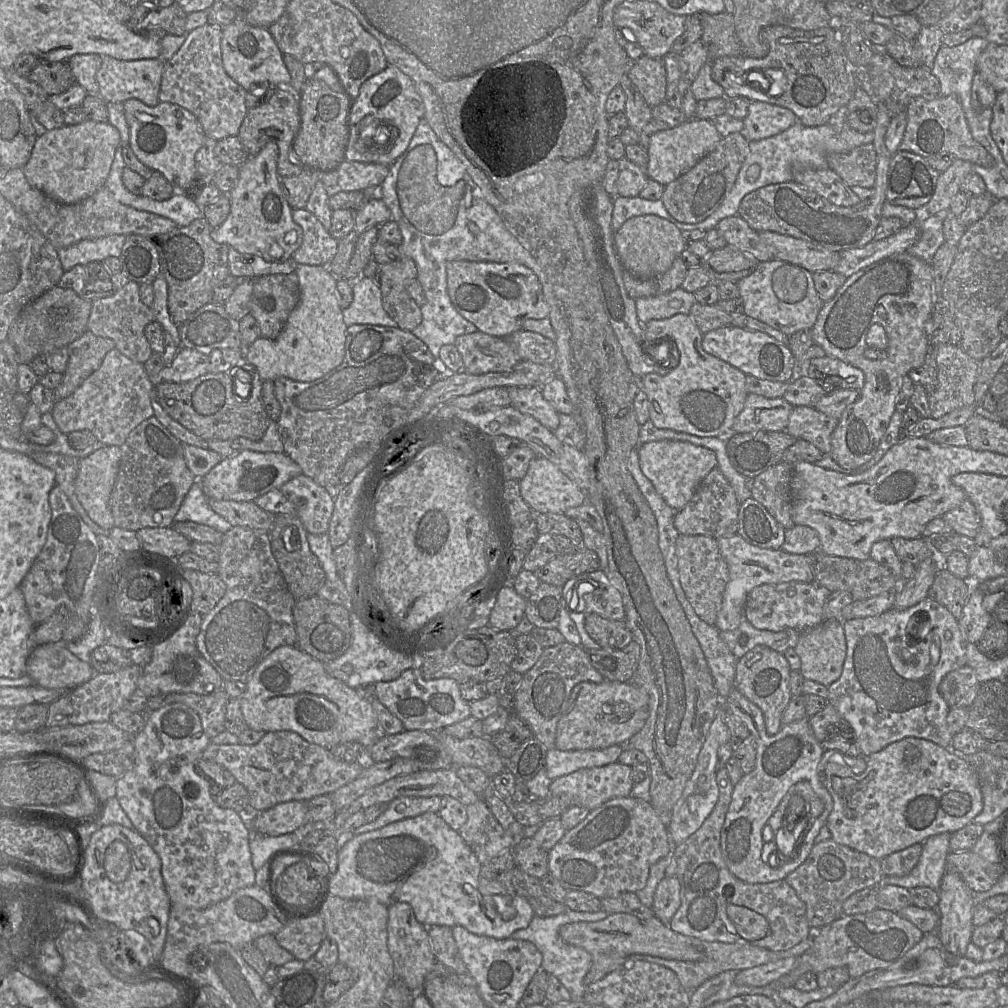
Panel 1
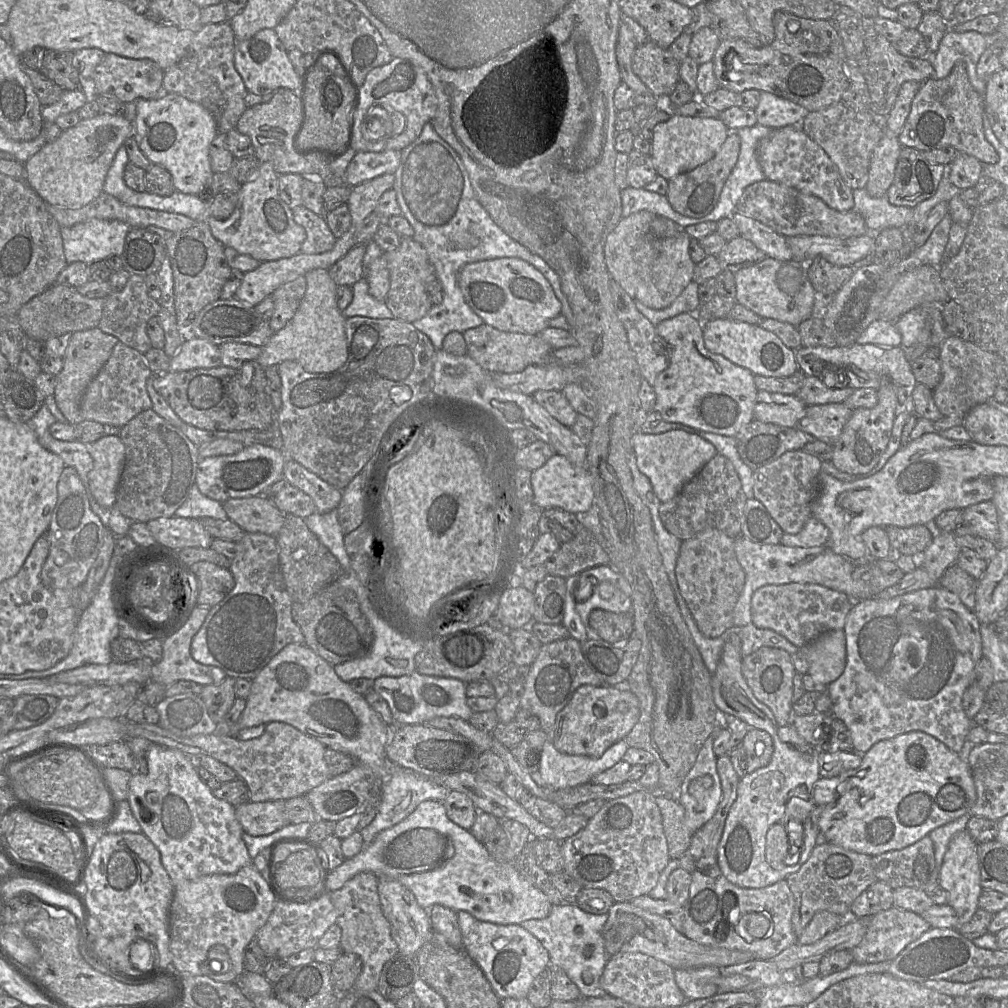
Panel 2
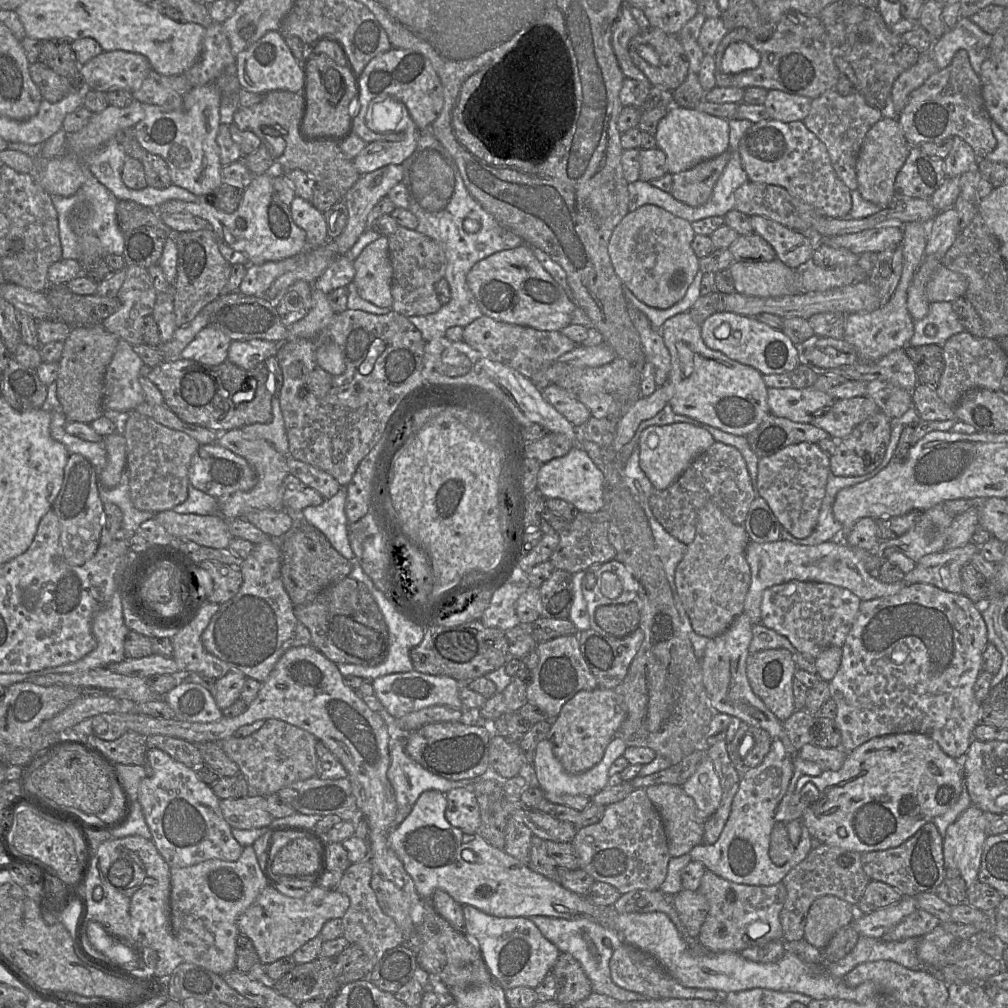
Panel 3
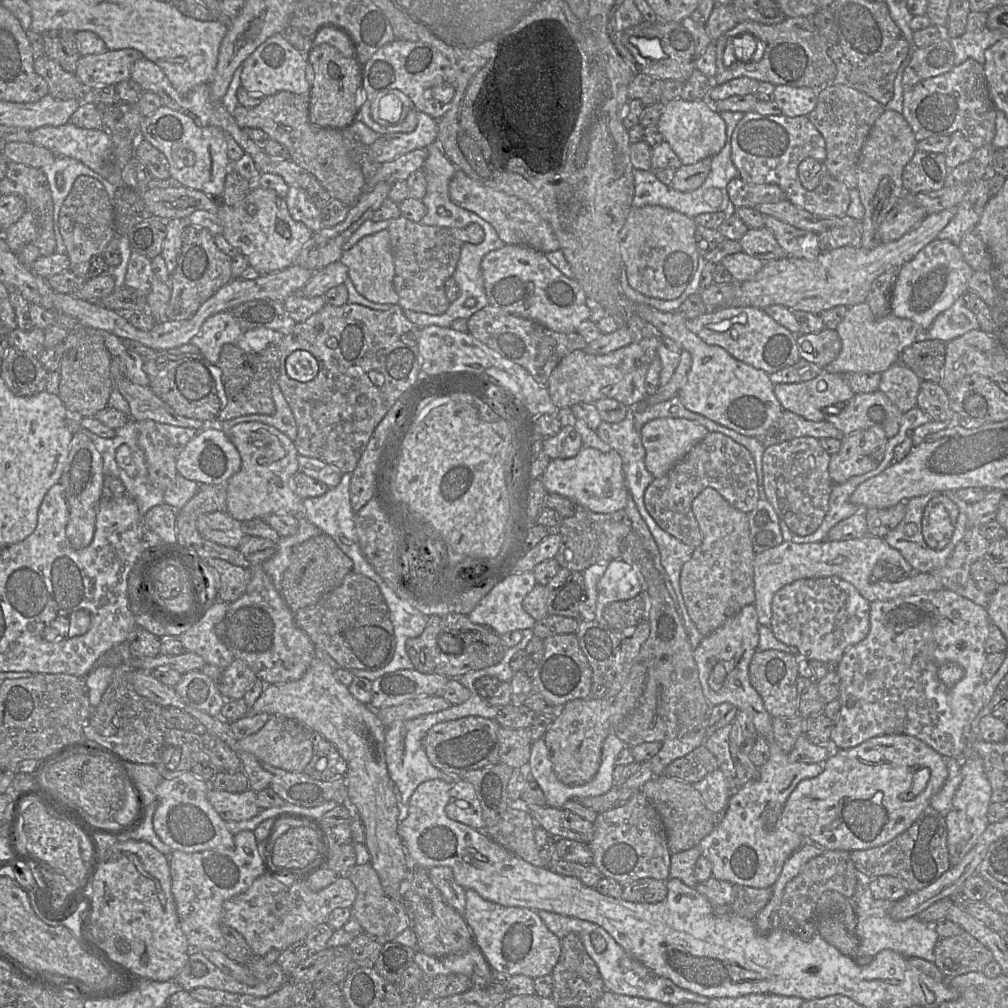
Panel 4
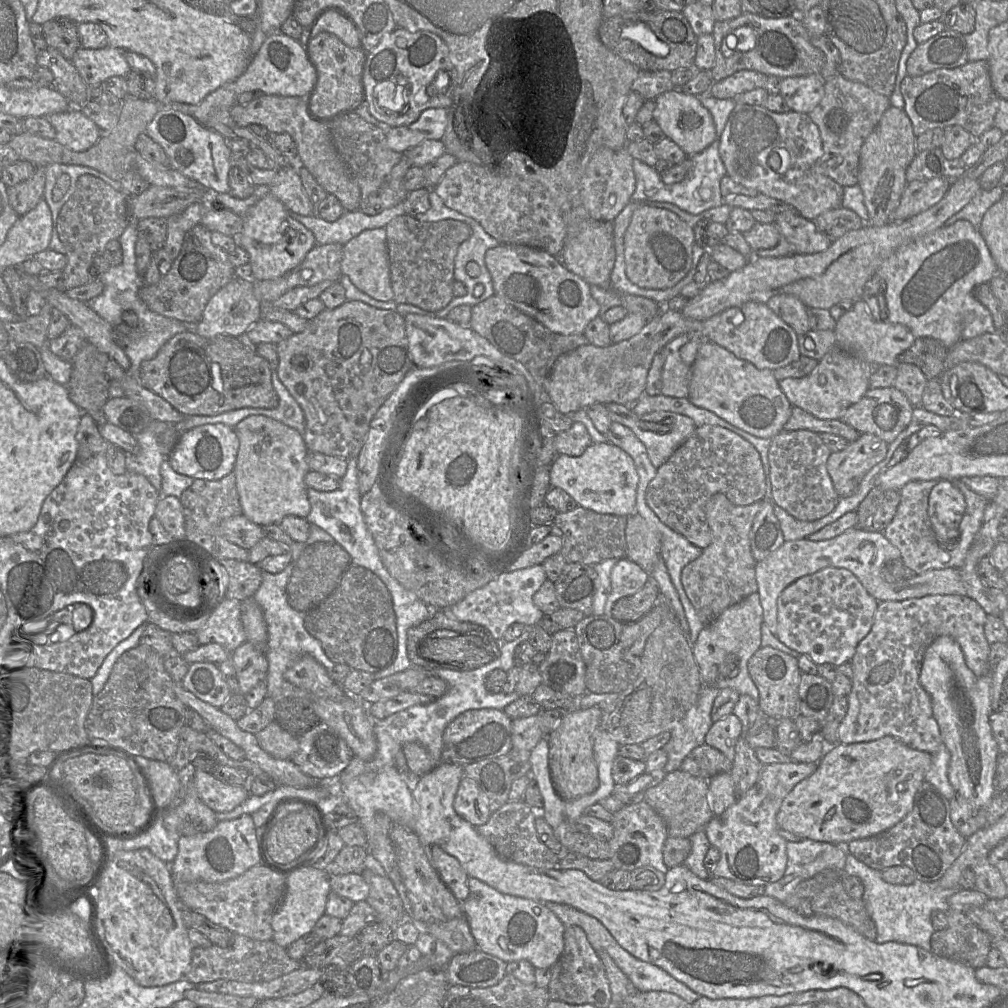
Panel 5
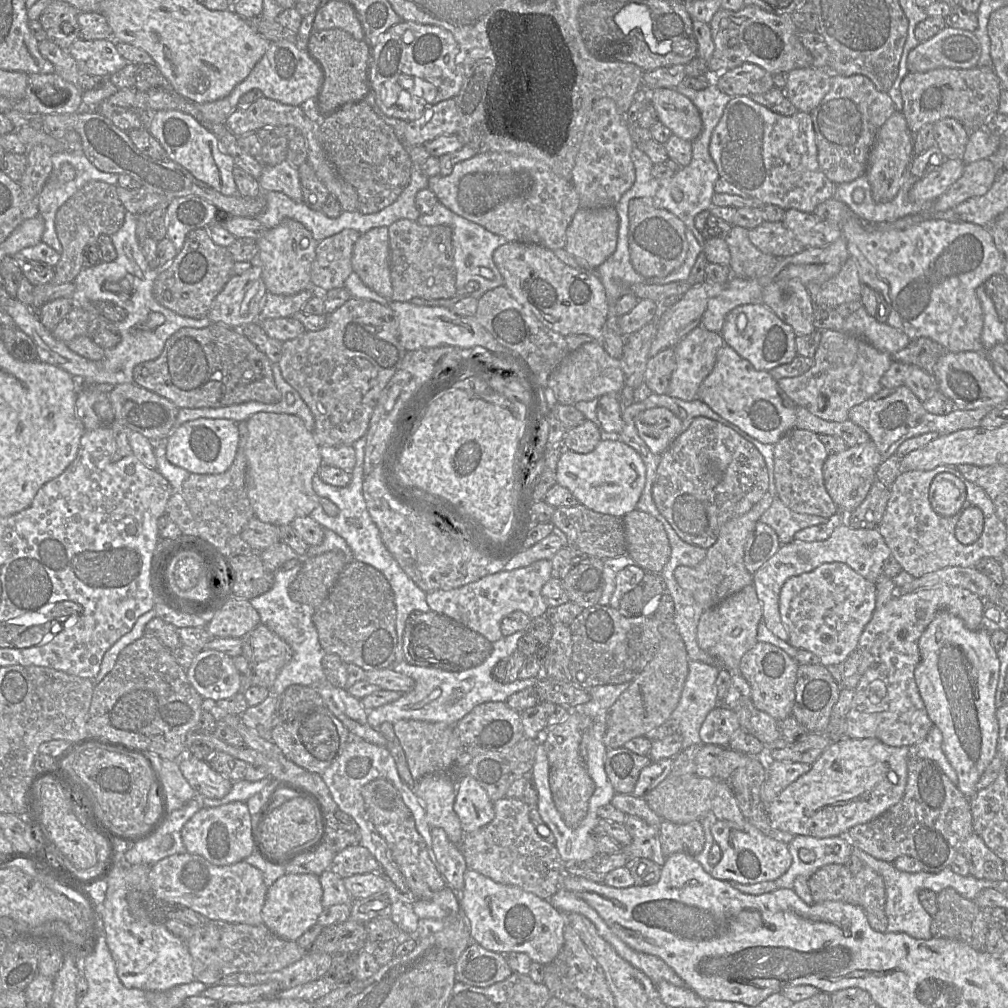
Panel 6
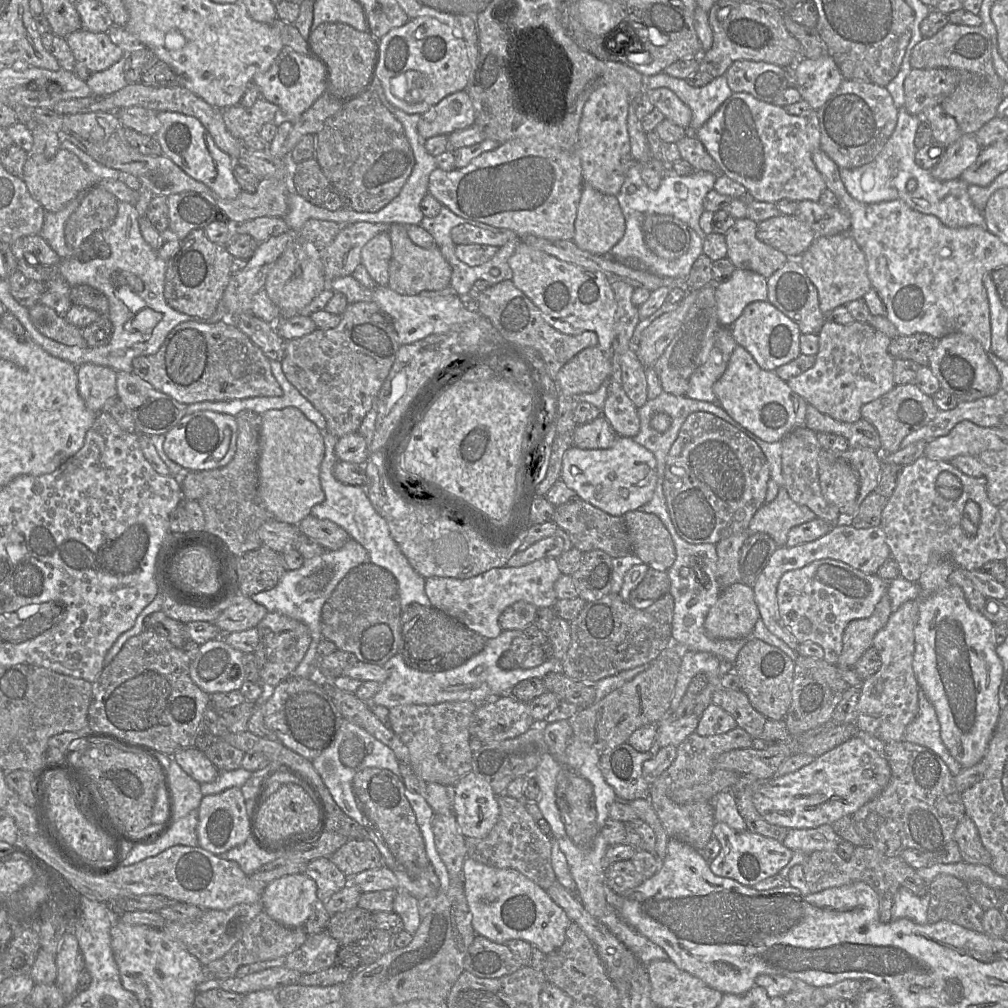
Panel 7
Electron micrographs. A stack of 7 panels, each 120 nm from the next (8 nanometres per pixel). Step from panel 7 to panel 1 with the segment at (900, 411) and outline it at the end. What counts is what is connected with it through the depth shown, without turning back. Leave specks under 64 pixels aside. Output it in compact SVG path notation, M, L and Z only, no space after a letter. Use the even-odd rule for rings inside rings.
M812 406L794 407L785 432L796 440L806 440L815 445L824 456L831 451L831 437L838 420Z

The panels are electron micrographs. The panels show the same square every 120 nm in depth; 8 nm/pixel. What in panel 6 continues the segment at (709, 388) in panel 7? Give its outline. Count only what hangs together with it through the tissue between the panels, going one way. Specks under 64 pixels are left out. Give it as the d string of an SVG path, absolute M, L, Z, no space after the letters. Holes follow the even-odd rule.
M699 325L686 335L674 349L676 366L672 372L668 395L684 401L698 398L698 390L703 380L712 371L718 350L727 345L719 332L712 332Z

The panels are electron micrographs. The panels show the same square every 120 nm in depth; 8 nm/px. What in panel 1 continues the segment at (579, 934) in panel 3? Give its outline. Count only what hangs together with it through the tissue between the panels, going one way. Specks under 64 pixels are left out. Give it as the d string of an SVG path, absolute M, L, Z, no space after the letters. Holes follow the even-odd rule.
M567 909L565 912L551 917L539 917L534 915L527 928L518 930L512 934L512 938L533 943L542 953L541 967L548 974L554 975L569 991L573 1000L582 1000L586 986L584 978L592 965L592 956L581 947L568 944L559 935L561 926L573 922L596 922L609 915L603 909L599 912L580 912Z

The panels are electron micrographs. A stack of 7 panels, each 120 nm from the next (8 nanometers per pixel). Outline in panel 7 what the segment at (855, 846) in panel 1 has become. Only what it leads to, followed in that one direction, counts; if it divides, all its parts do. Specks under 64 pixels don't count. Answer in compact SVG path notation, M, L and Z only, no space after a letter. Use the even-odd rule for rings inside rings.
M854 737L815 758L799 770L761 780L753 794L753 805L769 824L786 829L814 829L845 816L877 797L888 785L891 770L886 758Z

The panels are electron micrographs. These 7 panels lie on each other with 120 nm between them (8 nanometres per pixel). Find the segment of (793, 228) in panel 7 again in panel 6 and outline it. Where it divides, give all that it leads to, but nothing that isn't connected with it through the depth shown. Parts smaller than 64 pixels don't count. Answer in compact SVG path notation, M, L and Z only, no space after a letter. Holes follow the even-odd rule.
M764 221L749 230L749 239L760 251L775 257L791 256L806 248L783 222Z

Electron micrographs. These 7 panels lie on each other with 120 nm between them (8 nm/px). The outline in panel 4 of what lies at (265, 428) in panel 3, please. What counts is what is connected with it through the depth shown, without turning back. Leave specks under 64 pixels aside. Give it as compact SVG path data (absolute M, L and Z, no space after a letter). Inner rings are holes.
M277 381L272 383L272 398L275 404L275 413L273 415L251 414L222 422L204 422L206 424L205 429L219 428L227 433L230 428L240 423L261 422L275 427L290 440L294 441L297 437L297 425Z

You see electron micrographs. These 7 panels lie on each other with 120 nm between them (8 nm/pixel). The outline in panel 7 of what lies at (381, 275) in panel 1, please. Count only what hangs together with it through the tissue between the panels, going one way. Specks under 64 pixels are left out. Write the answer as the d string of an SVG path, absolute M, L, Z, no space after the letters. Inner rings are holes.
M391 224L388 232L392 248L388 281L391 290L400 295L414 296L423 291L439 291L450 286L452 270L437 246L422 248L415 245L404 224Z

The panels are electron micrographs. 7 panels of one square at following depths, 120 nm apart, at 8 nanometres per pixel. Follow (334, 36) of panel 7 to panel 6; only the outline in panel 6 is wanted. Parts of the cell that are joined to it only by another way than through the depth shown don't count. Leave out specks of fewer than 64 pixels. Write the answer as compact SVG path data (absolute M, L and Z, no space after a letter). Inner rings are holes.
M334 28L312 34L308 42L312 55L321 65L324 73L324 85L311 106L313 112L326 117L348 103L365 101L369 92L369 65L371 45L366 40L356 40L346 31Z

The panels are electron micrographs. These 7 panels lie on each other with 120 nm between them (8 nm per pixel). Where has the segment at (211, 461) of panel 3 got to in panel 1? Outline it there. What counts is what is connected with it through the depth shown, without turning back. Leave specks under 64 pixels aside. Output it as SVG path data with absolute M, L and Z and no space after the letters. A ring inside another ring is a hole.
M244 450L223 460L202 479L198 479L208 499L223 501L254 501L267 492L302 474L301 467L285 453L262 453Z

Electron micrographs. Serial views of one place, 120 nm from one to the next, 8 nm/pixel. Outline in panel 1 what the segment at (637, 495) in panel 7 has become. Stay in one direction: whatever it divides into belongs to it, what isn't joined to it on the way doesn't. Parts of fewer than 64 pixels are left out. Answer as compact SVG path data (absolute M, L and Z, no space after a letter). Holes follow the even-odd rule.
M537 455L519 484L523 500L535 514L563 514L588 501L588 495L555 464Z

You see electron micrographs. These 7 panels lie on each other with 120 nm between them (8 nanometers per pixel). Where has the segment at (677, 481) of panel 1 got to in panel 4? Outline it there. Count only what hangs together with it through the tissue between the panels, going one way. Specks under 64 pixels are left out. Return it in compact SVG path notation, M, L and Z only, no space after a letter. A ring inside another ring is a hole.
M656 418L640 430L645 466L654 478L665 476L709 431L684 418Z

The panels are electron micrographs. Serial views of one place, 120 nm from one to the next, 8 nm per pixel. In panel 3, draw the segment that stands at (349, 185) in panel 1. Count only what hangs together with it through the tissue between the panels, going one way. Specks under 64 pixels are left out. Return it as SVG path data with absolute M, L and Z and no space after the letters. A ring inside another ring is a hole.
M411 119L407 123L404 139L366 144L353 159L354 167L360 175L364 175L387 165L402 165L416 149L419 137L420 131Z

